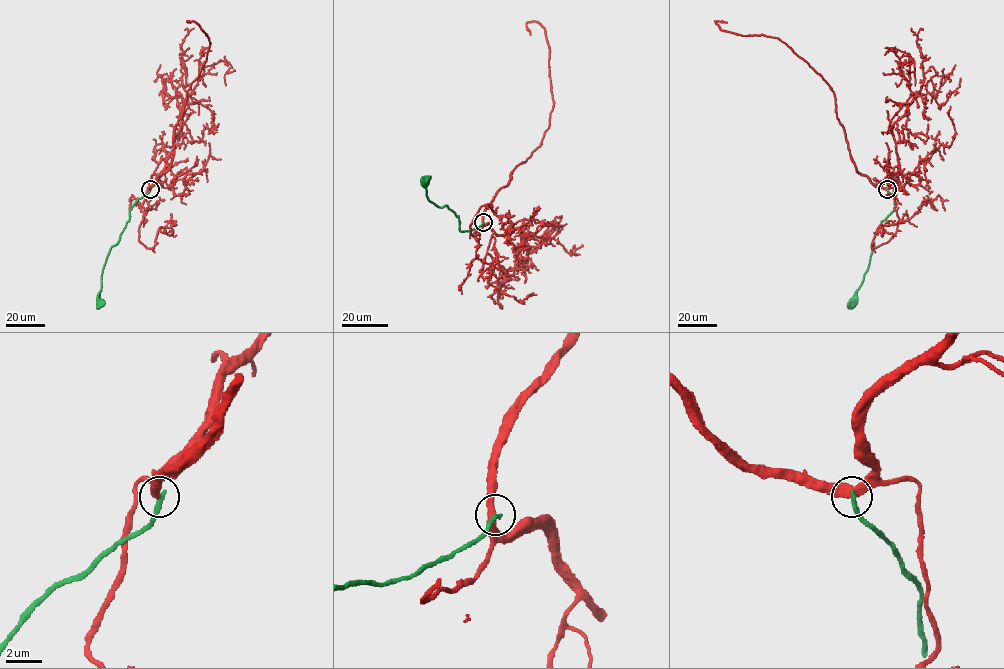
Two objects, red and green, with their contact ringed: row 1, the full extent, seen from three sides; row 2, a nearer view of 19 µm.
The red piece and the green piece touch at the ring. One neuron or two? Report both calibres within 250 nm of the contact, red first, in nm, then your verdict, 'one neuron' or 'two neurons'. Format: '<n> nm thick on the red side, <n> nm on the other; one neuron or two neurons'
460 nm thick on the red side, 280 nm on the other; two neurons

